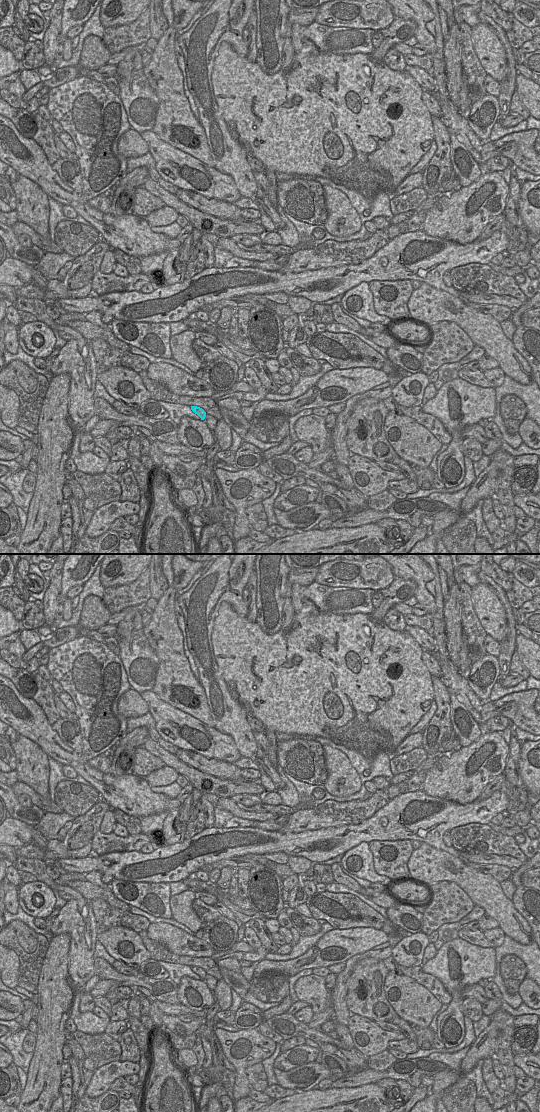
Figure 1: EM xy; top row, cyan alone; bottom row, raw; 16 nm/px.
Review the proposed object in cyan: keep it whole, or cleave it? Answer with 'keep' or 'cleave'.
keep

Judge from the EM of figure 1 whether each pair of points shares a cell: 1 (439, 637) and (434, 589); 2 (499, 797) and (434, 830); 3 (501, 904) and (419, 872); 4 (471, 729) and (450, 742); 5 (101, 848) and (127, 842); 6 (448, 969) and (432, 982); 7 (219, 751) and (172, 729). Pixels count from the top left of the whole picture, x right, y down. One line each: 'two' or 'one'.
1: one
2: one
3: one
4: two
5: one
6: two
7: one

